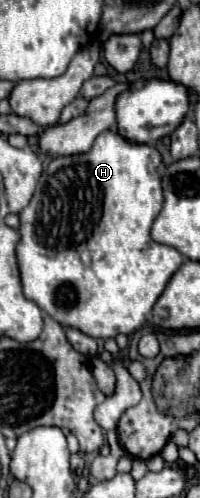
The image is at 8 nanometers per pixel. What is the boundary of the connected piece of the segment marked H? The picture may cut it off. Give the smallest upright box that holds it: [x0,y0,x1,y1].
[16,130,184,340]

